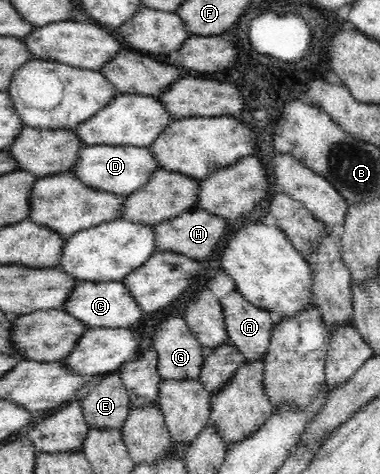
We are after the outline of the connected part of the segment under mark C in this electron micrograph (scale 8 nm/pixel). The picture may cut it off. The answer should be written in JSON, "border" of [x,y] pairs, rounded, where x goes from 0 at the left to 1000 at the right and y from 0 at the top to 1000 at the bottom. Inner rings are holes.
{"border":[[[200,593],[163,652],[224,684],[232,694],[342,692],[384,662],[321,593]]]}

